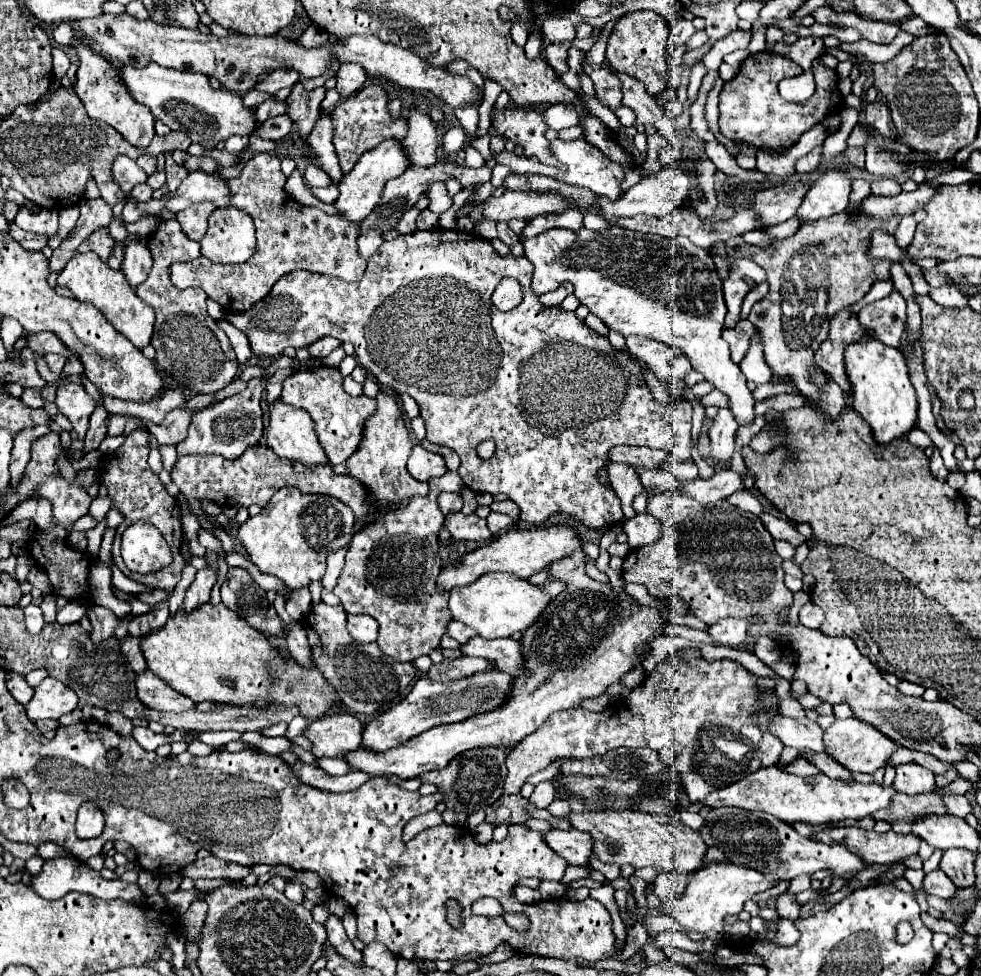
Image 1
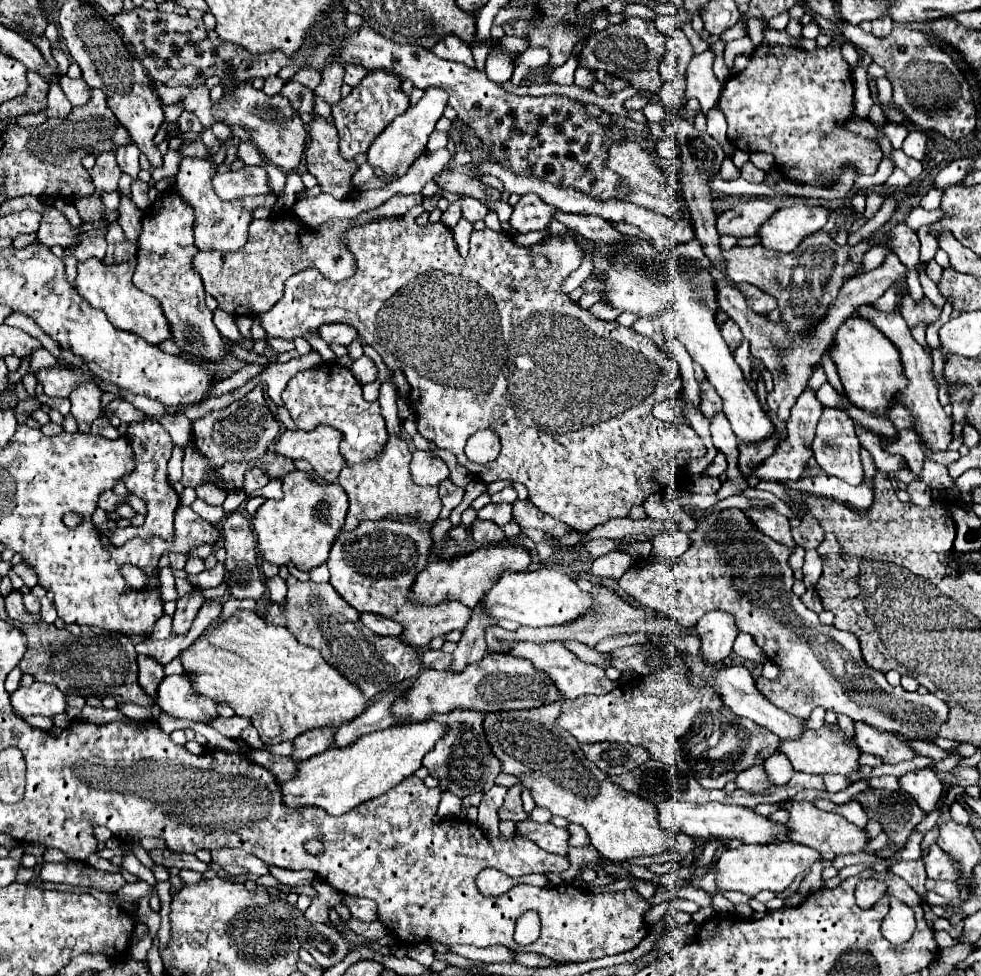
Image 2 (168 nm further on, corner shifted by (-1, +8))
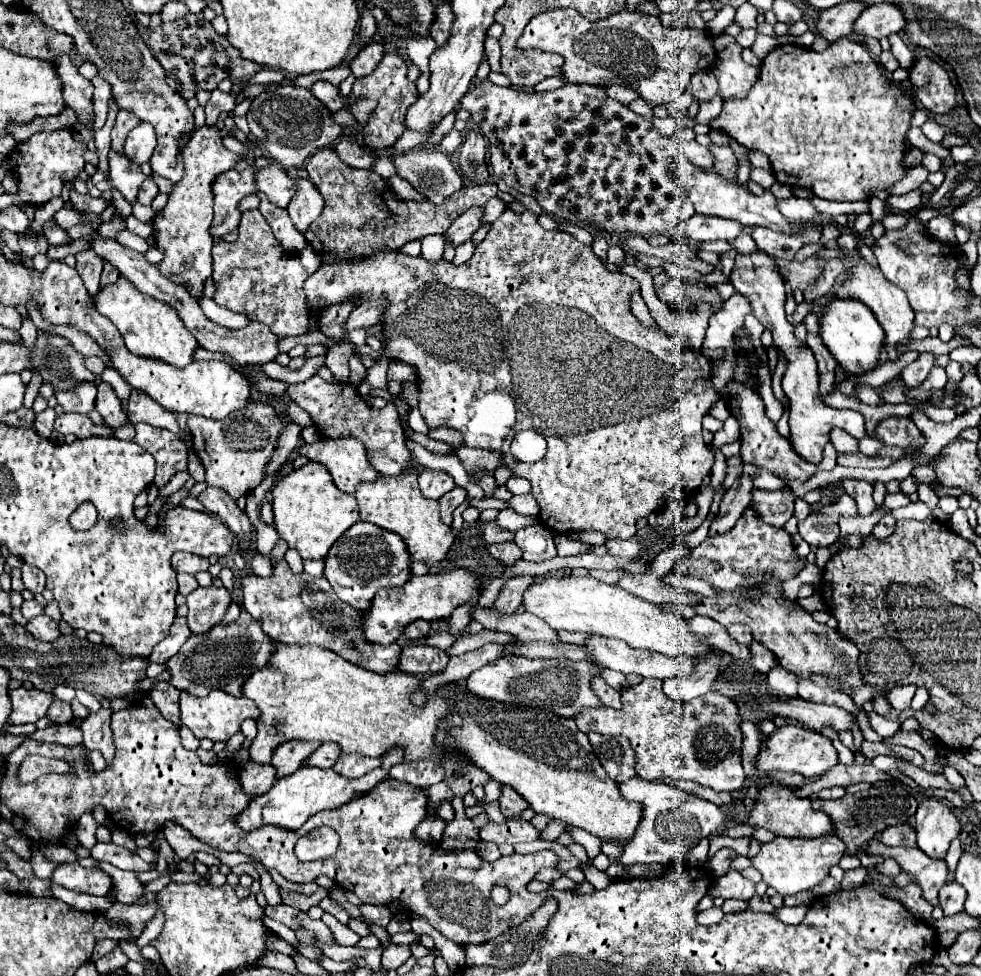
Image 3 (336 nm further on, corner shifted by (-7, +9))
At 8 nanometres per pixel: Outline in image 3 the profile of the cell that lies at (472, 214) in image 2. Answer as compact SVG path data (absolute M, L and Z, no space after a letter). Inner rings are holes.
M470 208L466 210L462 216L458 216L450 228L444 232L444 240L450 242L454 248L464 244L478 228L480 228L480 220L482 220L482 214L484 214L484 208Z

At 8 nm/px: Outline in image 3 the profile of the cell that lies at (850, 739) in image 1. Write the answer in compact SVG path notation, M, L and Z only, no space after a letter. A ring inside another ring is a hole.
M780 726L780 728L776 728L764 740L764 744L760 746L760 752L758 752L756 762L754 762L756 772L762 778L770 776L776 770L798 772L806 778L818 778L824 772L828 772L830 768L834 768L836 764L838 764L838 754L836 754L832 742L822 734L816 734L816 732L800 728L800 726Z

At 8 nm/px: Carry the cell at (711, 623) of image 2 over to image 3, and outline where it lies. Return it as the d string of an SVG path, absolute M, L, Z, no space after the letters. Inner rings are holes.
M718 654L702 660L702 664L694 664L692 674L688 674L688 678L668 678L664 680L664 694L674 698L674 702L690 702L698 696L704 696L712 682L718 678L718 666L724 658Z

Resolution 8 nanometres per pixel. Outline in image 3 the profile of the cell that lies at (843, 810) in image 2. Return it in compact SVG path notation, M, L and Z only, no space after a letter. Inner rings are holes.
M876 840L868 842L868 854L894 858L901 870L914 880L914 884L922 888L922 898L932 906L939 905L939 889L947 881L946 862L926 856L920 848L888 848Z

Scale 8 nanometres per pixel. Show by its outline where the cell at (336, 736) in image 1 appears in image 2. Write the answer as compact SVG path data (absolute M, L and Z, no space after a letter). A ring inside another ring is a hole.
M318 727L314 731L304 731L302 735L298 735L298 739L294 739L296 751L292 757L296 761L304 761L310 759L312 755L330 749L334 743L334 731L336 727Z

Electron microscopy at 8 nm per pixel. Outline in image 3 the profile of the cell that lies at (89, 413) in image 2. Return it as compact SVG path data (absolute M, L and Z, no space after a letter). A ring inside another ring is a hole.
M106 382L98 384L98 398L96 398L96 410L104 418L106 426L120 428L128 422L128 414L122 410L122 402L118 400L114 388Z

